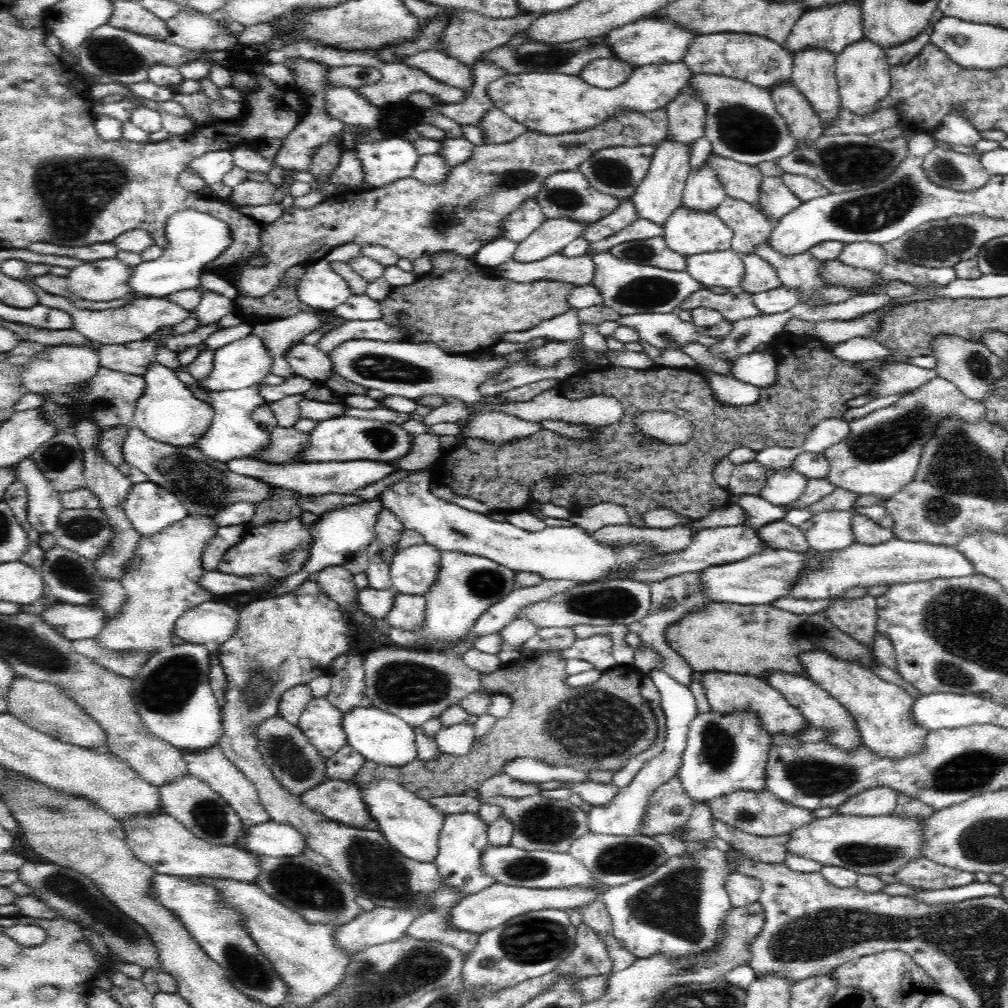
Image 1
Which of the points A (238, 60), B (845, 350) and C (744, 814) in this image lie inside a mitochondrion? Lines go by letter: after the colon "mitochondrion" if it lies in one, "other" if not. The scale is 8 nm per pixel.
A: other
B: other
C: mitochondrion

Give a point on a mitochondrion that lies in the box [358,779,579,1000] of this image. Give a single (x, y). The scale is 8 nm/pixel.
(531, 941)

